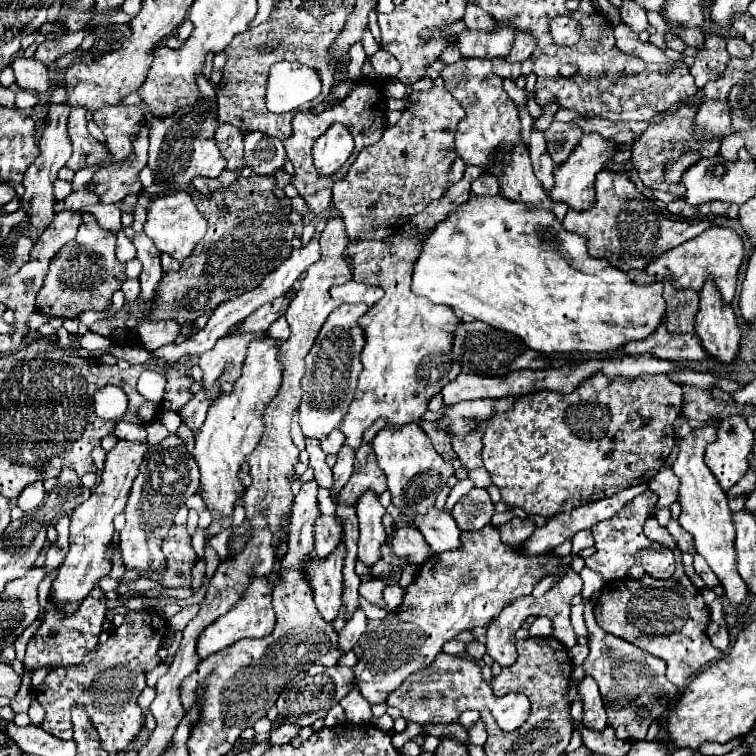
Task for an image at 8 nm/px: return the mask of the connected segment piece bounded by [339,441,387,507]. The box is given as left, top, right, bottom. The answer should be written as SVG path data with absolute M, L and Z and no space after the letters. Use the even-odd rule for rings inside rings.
M363 441L361 449L355 453L355 467L349 483L341 491L341 501L345 505L355 507L355 501L367 491L373 491L375 495L381 495L387 489L385 485L385 473L377 467L377 457L373 453L373 443Z

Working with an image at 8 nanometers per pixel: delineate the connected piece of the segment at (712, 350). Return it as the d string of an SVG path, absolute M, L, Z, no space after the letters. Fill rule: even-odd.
M707 281L699 293L699 311L695 317L695 335L703 349L719 363L731 363L739 351L739 327L731 305L721 301L713 281Z

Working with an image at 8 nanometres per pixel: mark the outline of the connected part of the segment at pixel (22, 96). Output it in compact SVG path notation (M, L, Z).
M17 91L17 97L15 97L15 107L17 109L29 109L29 107L35 107L39 103L39 95L35 93L27 93L27 91Z

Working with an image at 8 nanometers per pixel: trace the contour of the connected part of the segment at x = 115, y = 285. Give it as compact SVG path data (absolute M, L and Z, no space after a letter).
M86 213L78 228L75 241L63 247L49 265L49 273L39 289L35 307L43 315L51 317L77 317L83 311L105 311L113 293L121 287L125 277L125 265L115 257L115 235L101 229L94 215Z

